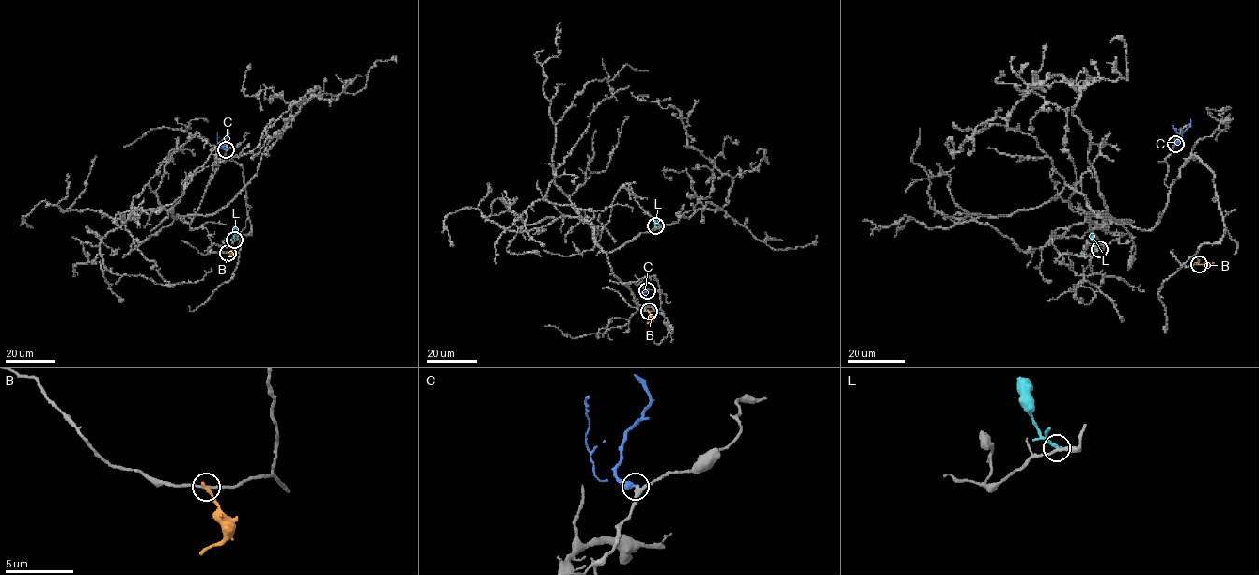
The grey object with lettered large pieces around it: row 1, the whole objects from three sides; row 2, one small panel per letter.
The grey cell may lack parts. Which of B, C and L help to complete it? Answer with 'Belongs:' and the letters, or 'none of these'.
Belongs: C

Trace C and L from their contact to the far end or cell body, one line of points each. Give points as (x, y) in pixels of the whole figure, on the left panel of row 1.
C: (226, 149), (222, 147), (228, 133), (226, 129)
L: (234, 240), (233, 226)

